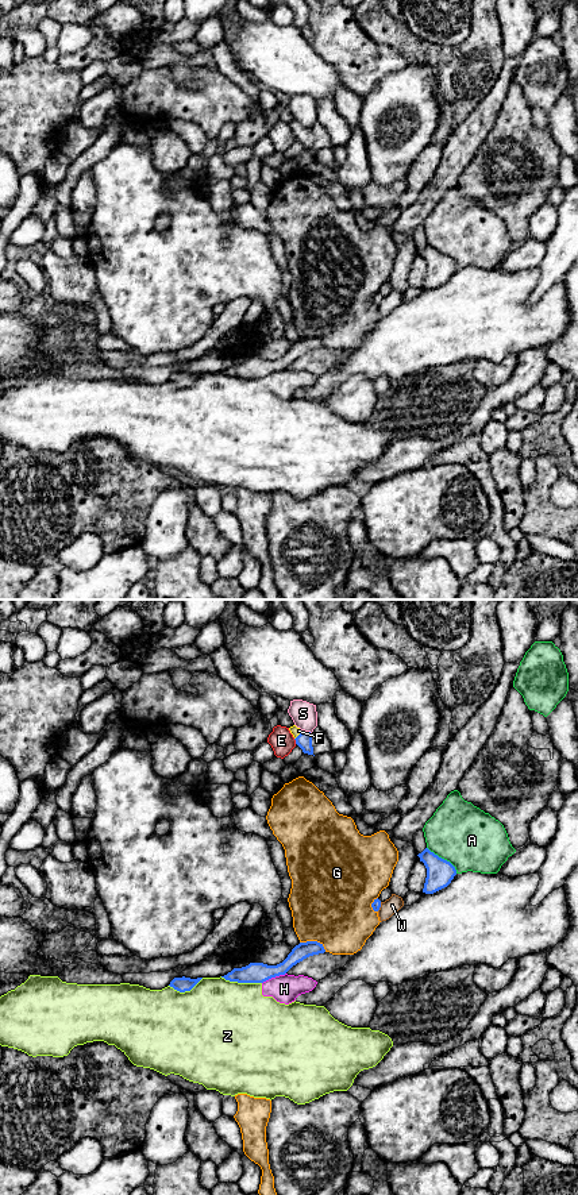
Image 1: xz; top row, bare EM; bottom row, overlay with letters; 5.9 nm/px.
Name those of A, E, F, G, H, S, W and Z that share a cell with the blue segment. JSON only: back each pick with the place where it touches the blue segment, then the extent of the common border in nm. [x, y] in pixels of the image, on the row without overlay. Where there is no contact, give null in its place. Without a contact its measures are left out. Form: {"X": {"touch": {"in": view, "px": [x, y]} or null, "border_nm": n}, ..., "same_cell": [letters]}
{"F": {"touch": {"in": "xz", "px": [299, 130]}, "border_nm": 70}, "same_cell": ["F"]}

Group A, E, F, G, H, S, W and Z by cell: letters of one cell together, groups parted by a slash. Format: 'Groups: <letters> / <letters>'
Groups: A / E / F / G / H Z / S / W

